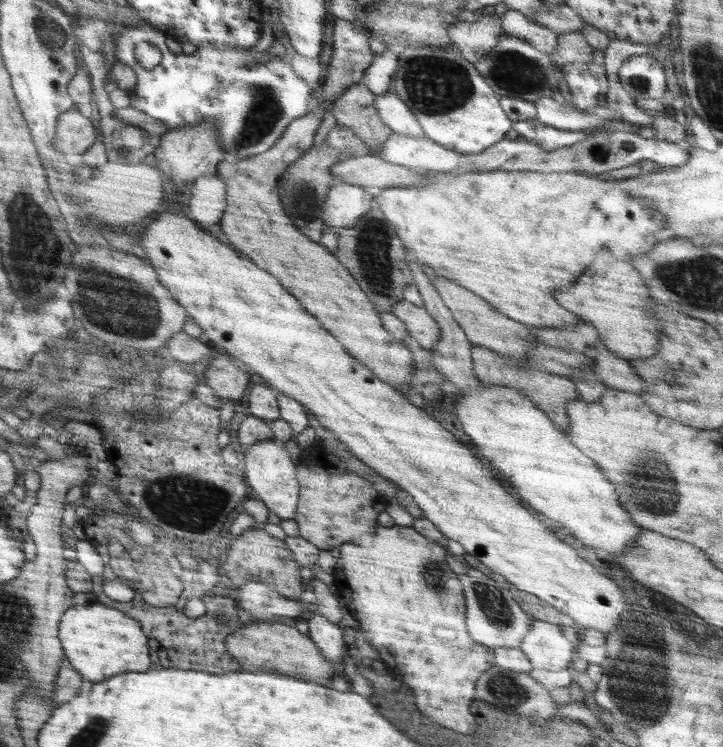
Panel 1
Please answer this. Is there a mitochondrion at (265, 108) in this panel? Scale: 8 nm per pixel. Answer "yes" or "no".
yes

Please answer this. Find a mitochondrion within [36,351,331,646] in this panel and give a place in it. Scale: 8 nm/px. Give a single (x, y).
(186, 503)

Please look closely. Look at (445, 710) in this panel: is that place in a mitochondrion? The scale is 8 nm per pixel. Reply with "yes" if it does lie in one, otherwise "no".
no

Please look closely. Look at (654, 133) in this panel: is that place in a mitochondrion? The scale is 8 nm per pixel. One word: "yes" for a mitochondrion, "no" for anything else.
no

